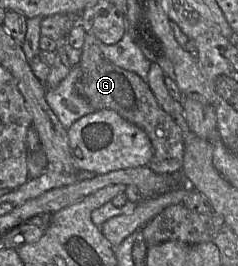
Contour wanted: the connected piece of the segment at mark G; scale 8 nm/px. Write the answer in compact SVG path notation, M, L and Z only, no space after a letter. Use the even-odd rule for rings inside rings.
M86 33L79 62L81 75L76 83L77 92L96 110L114 110L147 134L153 147L153 156L148 164L152 171L166 174L180 173L184 162L182 131L174 119L161 108L147 81L135 72L113 64L103 56L102 43L95 35Z

